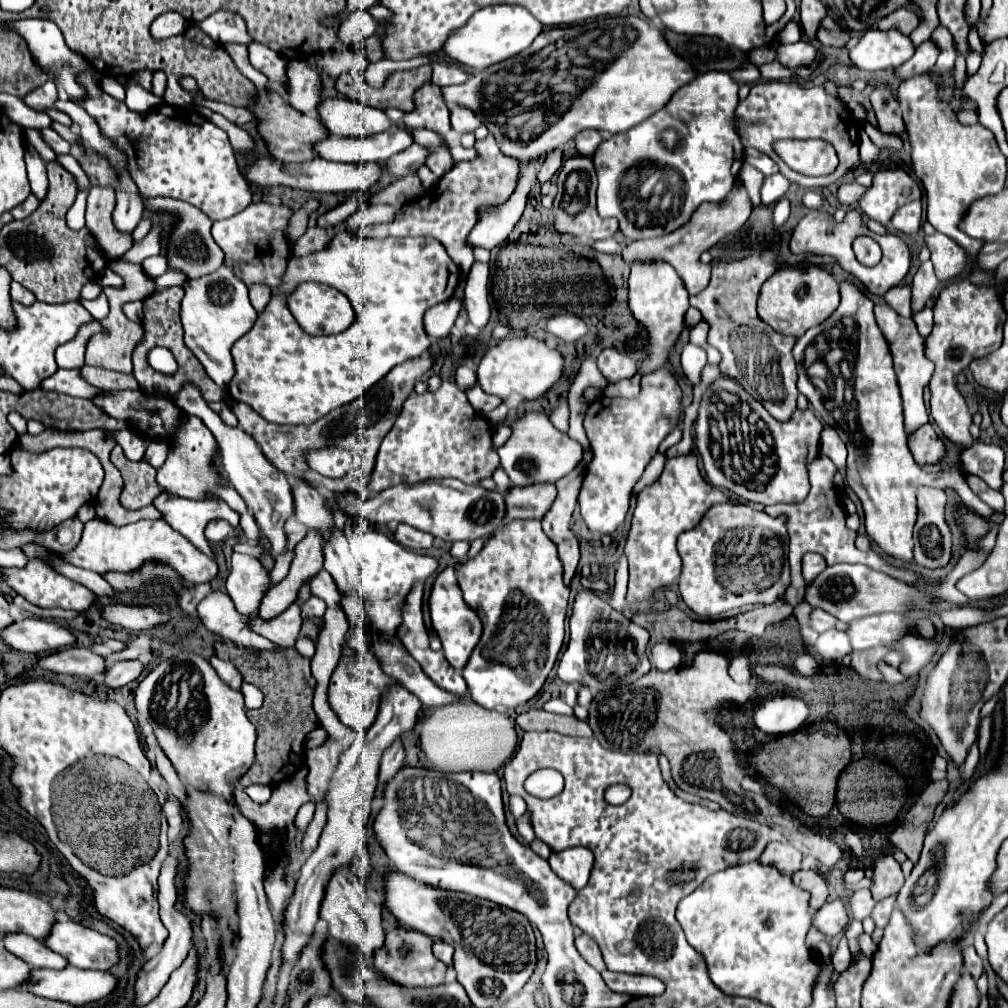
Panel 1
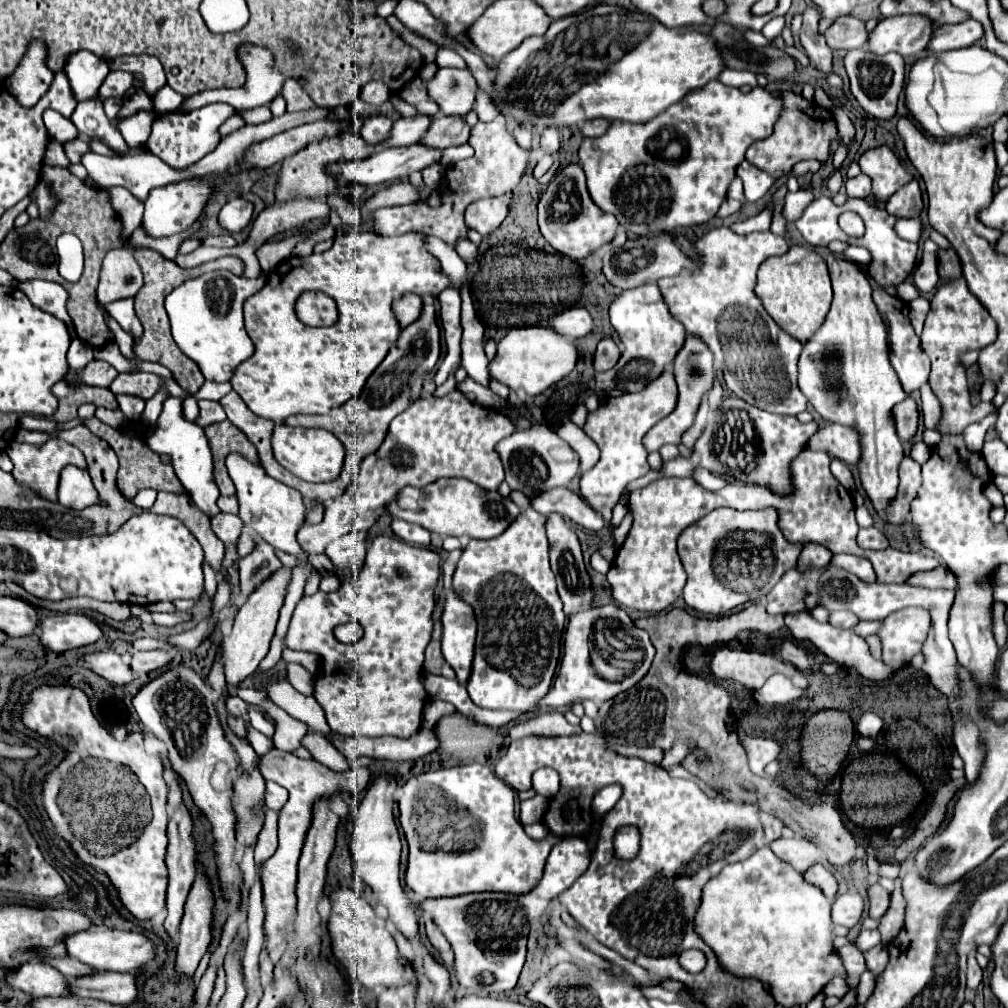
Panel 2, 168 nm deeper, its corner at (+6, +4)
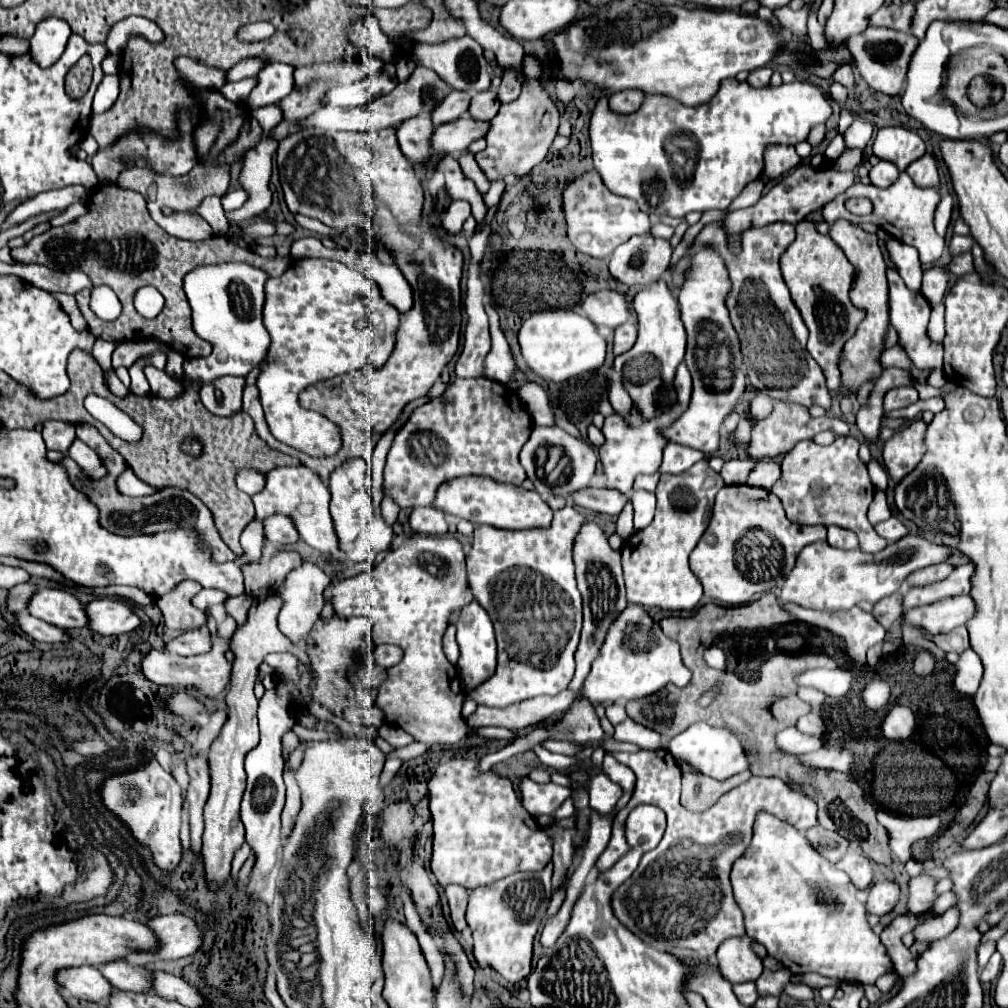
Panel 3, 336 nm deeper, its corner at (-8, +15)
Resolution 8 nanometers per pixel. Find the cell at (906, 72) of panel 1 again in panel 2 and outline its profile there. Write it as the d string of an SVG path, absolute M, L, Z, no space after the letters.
M966 20L960 24L944 24L936 30L936 36L932 36L932 44L928 44L928 52L940 54L954 48L964 48L980 40L984 34L982 24L978 20Z

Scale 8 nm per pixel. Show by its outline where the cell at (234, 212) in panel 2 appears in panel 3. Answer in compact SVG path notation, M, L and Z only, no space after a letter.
M238 189L238 191L228 191L228 193L222 197L222 207L224 207L224 211L240 209L240 207L244 205L246 197L248 197L248 195L246 195L242 189Z

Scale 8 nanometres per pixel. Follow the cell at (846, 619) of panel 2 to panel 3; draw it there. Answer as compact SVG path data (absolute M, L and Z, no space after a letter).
M892 593L890 597L886 597L884 601L878 601L874 605L874 617L878 617L878 621L890 629L896 621L900 621L904 617L904 605L902 605L902 593Z

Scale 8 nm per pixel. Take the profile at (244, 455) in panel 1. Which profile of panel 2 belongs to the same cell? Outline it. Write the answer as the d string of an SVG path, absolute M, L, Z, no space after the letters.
M238 452L228 454L226 466L228 466L230 478L236 486L236 498L240 502L238 516L242 518L244 526L252 528L276 550L284 550L294 556L302 554L302 550L296 542L296 532L304 524L304 502L302 502L300 492L274 480L272 476L268 476L264 472L264 468L260 464L252 464L250 460L244 460L244 456L240 456Z

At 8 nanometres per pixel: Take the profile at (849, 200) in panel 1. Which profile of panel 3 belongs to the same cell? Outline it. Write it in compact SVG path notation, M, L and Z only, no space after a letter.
M880 161L870 171L870 179L876 187L890 187L898 177L900 177L900 169L890 161Z

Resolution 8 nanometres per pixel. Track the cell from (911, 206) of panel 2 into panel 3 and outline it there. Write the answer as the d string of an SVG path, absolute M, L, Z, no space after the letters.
M930 153L920 157L918 161L912 161L906 167L906 173L912 177L912 181L918 187L938 187L940 185L938 165L936 165L936 159Z

